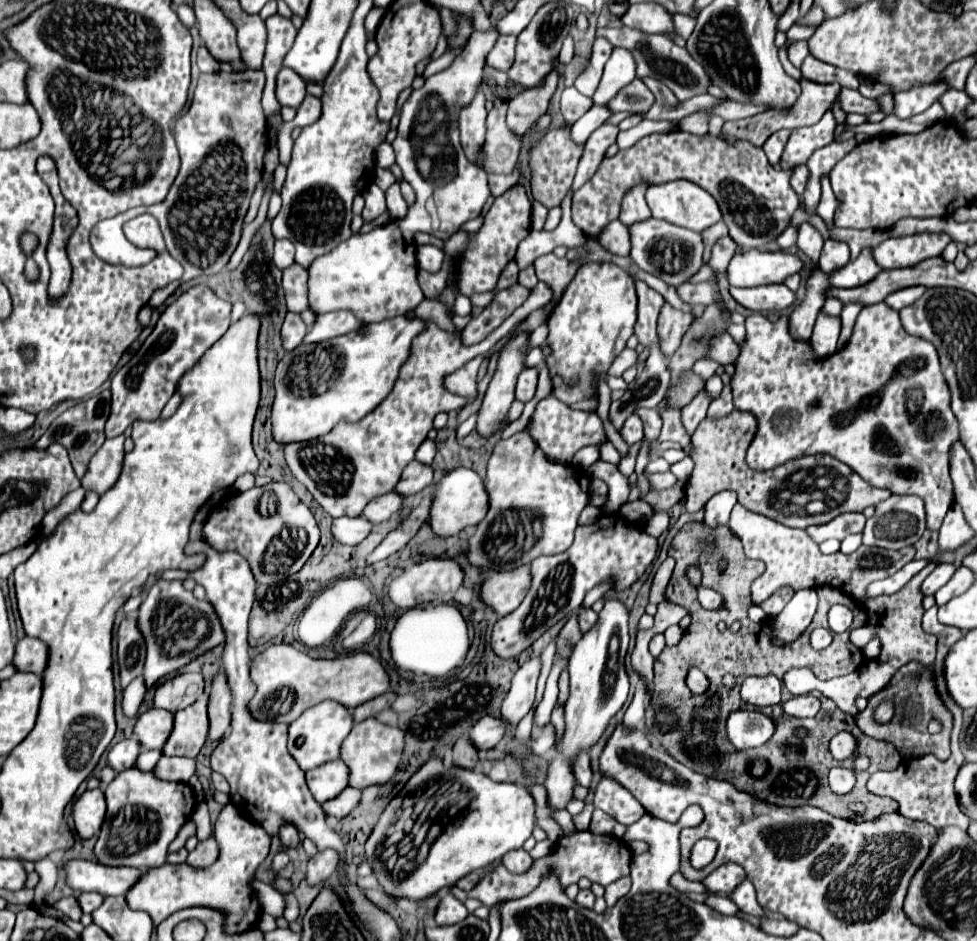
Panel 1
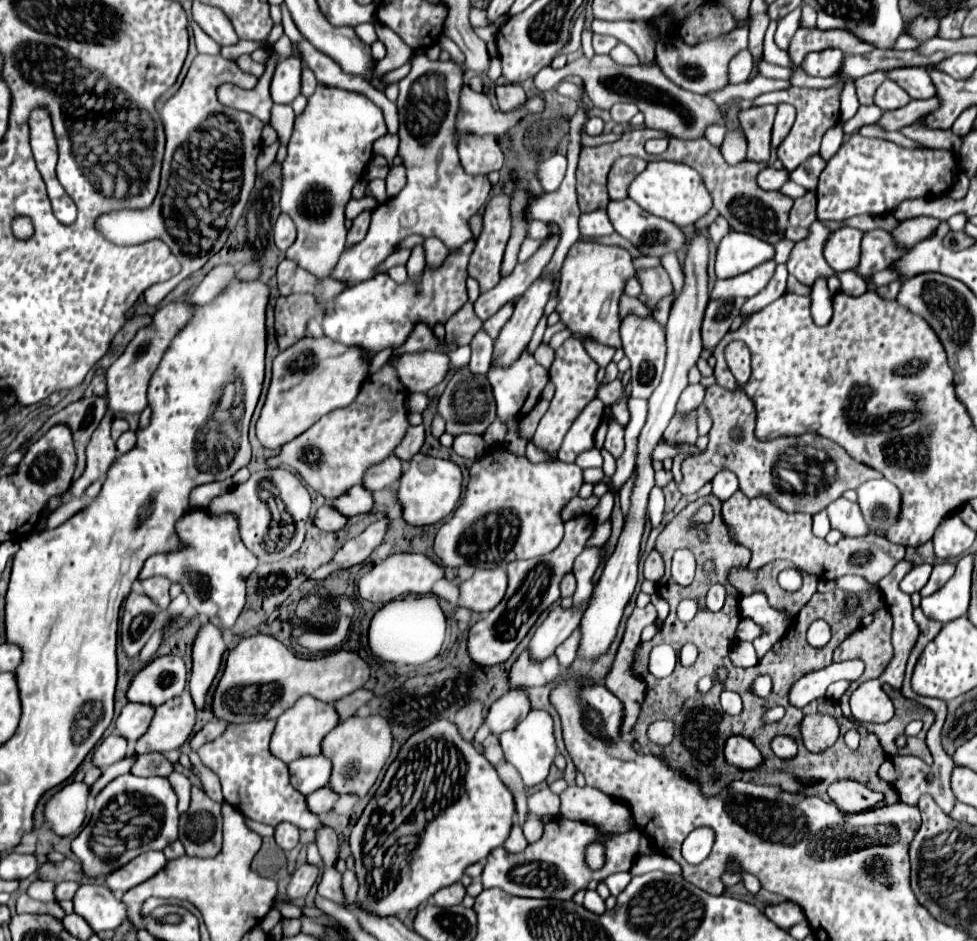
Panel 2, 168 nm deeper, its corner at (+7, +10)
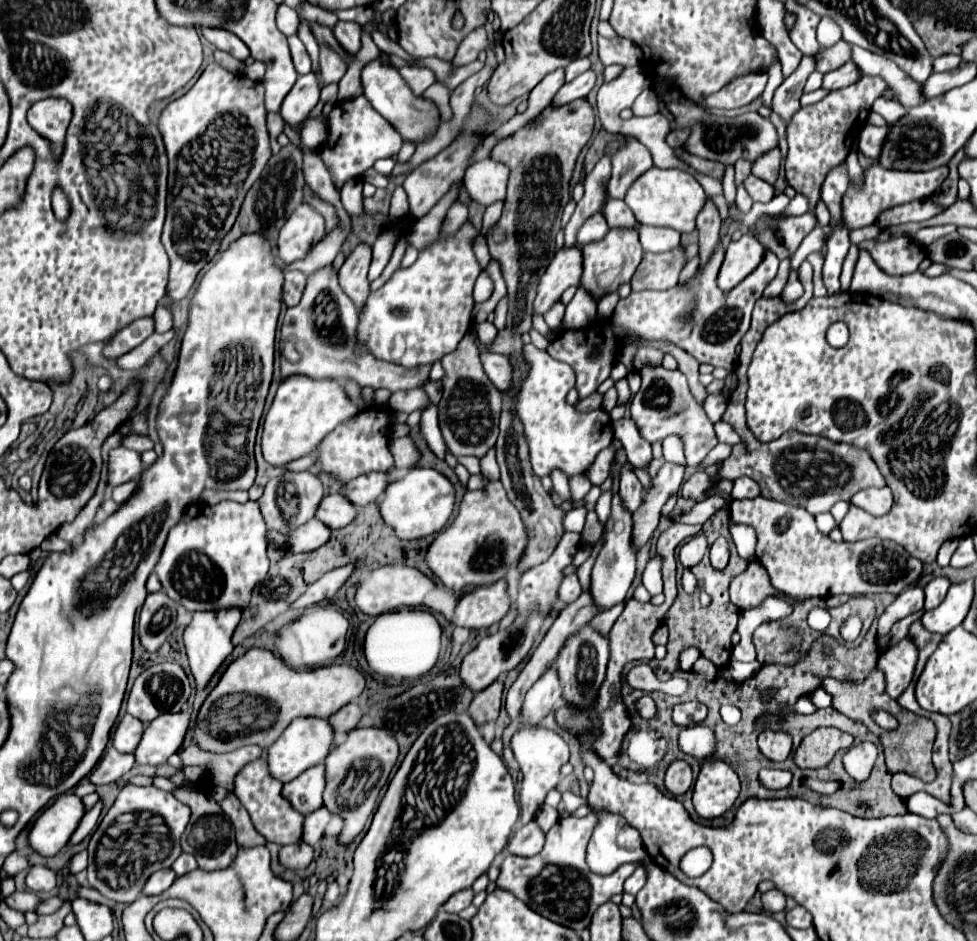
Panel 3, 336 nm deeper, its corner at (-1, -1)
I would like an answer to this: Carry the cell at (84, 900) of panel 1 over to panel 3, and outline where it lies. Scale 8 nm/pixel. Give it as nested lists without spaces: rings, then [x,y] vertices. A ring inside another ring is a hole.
[[[56,896],[46,898],[46,900],[42,900],[42,904],[38,906],[38,914],[52,914],[52,912],[56,912],[62,904],[64,904],[64,900],[60,900],[60,898],[56,898]]]

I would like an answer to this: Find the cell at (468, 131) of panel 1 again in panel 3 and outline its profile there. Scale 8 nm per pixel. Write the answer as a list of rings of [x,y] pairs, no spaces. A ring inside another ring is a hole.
[[[492,158],[474,162],[464,176],[464,186],[470,192],[472,200],[484,206],[490,206],[496,200],[504,200],[506,182],[510,168]]]

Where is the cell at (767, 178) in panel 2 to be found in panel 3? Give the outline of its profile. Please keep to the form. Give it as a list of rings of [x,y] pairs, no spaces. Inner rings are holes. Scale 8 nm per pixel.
[[[752,174],[744,180],[744,186],[746,186],[746,190],[748,190],[748,194],[750,194],[750,198],[754,202],[764,202],[766,204],[766,202],[770,202],[776,196],[772,184],[768,184],[768,182],[752,176]]]

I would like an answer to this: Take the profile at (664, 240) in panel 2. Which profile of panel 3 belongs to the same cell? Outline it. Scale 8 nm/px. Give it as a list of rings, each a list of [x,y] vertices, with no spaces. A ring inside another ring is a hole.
[[[610,198],[602,210],[610,228],[638,228],[640,222],[634,220],[632,210],[624,204],[624,200]]]

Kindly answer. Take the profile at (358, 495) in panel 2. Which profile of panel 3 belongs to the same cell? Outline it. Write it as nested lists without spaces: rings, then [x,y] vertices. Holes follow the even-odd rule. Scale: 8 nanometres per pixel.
[[[334,494],[334,496],[324,496],[318,510],[316,518],[322,520],[328,528],[344,528],[356,518],[358,508],[344,496],[344,494]]]

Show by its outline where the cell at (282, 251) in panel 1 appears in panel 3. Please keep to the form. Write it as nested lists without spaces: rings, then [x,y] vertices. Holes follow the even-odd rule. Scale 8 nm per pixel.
[[[300,204],[296,212],[286,220],[278,238],[278,252],[284,264],[306,258],[314,244],[324,236],[324,218],[306,204]]]

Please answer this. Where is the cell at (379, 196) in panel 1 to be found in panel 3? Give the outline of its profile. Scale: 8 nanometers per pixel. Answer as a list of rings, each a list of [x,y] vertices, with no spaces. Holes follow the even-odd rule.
[[[360,242],[338,272],[342,290],[348,292],[358,310],[364,306],[366,296],[370,292],[370,282],[366,280],[370,262],[372,262],[372,246],[368,242]]]

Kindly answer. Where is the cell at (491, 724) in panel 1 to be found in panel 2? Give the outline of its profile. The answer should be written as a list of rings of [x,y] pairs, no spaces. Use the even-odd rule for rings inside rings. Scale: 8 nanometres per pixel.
[[[510,689],[490,707],[490,713],[486,715],[486,723],[490,725],[492,733],[500,735],[502,731],[516,727],[528,713],[530,713],[528,693],[520,689]]]

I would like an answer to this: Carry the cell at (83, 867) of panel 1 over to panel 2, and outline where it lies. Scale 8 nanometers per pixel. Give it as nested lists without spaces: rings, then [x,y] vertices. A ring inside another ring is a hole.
[[[148,851],[138,855],[134,861],[130,861],[126,867],[118,869],[116,873],[110,873],[106,877],[106,883],[112,891],[128,891],[136,885],[140,885],[142,881],[148,881],[150,877],[154,877],[160,869],[164,869],[166,865],[166,857],[160,851]]]

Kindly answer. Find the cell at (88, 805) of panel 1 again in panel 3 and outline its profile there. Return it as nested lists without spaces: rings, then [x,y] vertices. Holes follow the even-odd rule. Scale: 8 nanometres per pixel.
[[[66,792],[54,800],[54,804],[44,810],[34,822],[28,842],[30,848],[40,852],[42,856],[58,854],[76,832],[80,820],[86,814],[86,806],[82,798],[74,792]]]

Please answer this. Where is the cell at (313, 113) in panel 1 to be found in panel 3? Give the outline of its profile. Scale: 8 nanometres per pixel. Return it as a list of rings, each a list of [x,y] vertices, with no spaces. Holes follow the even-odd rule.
[[[320,48],[320,80],[322,80],[322,86],[332,84],[332,82],[340,82],[346,68],[348,68],[346,60],[340,58],[334,50]]]

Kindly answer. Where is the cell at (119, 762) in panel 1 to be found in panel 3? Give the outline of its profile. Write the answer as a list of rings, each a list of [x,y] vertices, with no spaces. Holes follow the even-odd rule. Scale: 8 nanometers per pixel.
[[[108,746],[104,756],[100,758],[100,762],[90,772],[88,778],[96,786],[110,784],[110,782],[116,782],[118,778],[122,778],[132,766],[134,766],[134,756],[132,754],[120,754],[120,752],[116,752],[116,748]]]

